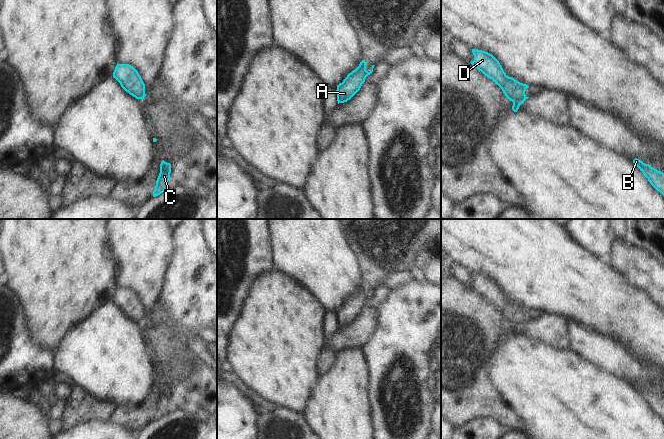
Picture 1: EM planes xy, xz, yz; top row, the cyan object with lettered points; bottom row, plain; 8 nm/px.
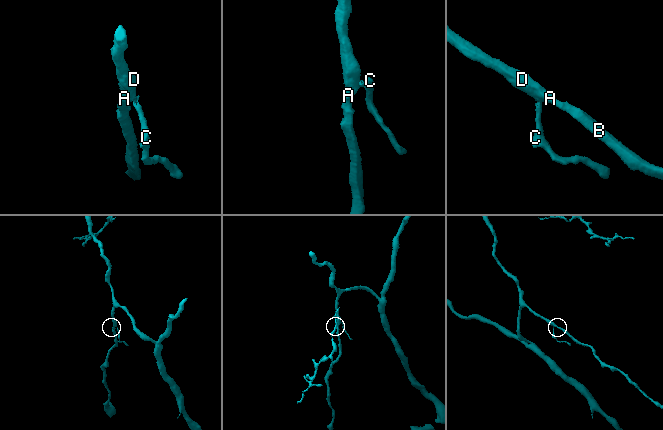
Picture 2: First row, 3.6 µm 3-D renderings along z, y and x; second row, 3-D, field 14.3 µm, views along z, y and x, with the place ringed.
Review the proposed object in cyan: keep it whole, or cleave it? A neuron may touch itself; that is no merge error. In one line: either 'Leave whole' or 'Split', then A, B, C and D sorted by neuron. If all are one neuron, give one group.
Split. Groups: A B D / C.

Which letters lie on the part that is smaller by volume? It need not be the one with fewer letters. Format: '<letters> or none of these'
C

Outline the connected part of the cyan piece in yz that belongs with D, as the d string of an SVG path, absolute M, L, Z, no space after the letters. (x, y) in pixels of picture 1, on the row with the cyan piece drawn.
M478 49L471 50L474 60L470 63L492 79L502 89L507 99L516 97L523 104L529 98L525 95L525 91L529 86L507 76L499 61L492 54Z

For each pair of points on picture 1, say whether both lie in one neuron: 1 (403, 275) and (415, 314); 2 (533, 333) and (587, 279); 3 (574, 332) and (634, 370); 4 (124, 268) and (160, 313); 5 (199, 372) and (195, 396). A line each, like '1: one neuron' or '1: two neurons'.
1: two neurons
2: two neurons
3: one neuron
4: two neurons
5: one neuron

